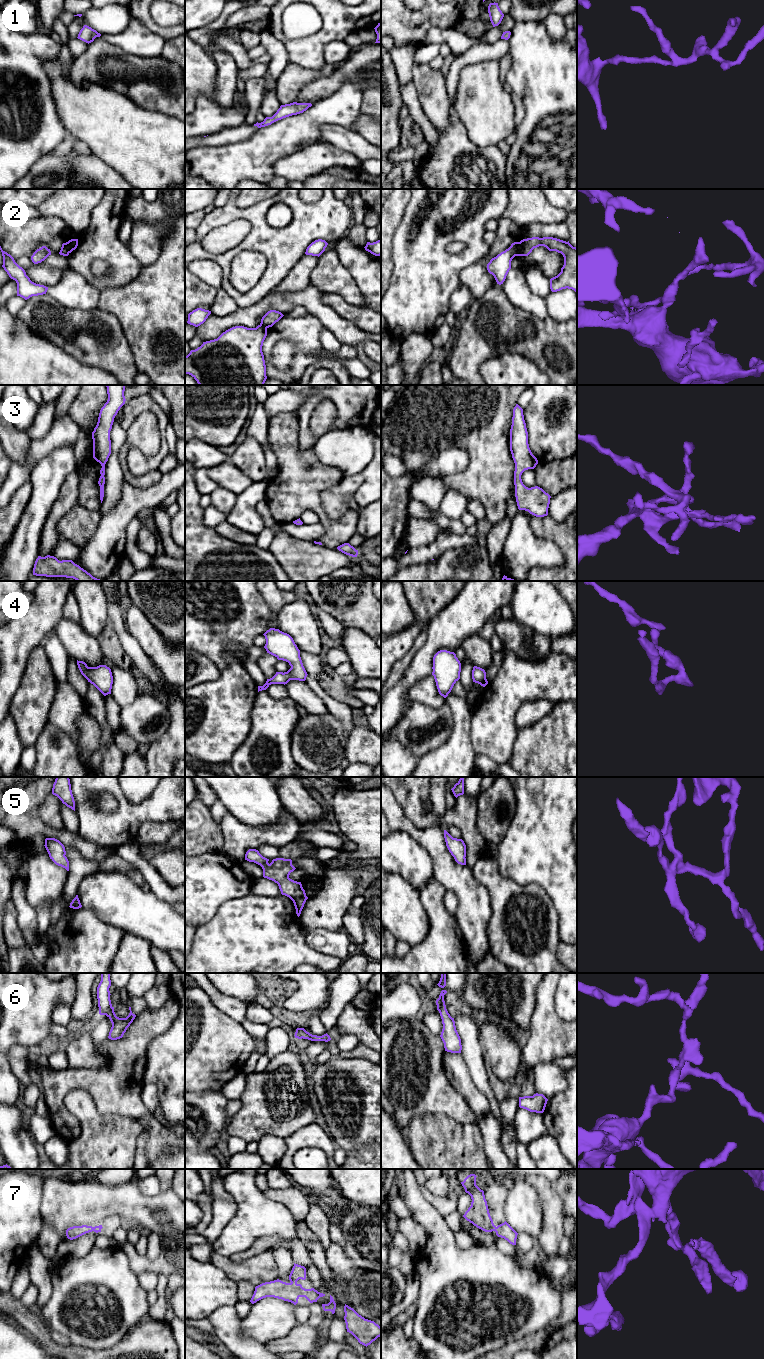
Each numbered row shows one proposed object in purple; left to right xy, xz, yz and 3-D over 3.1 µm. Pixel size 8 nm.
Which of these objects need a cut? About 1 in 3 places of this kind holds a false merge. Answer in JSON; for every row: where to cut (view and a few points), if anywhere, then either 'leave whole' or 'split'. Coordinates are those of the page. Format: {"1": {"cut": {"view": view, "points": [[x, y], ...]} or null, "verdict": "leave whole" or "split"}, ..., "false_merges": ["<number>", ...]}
{"1": {"cut": null, "verdict": "leave whole"}, "2": {"cut": {"view": "yz", "points": [[519, 242], [516, 255]]}, "verdict": "split"}, "3": {"cut": null, "verdict": "leave whole"}, "4": {"cut": null, "verdict": "leave whole"}, "5": {"cut": null, "verdict": "leave whole"}, "6": {"cut": null, "verdict": "leave whole"}, "7": {"cut": null, "verdict": "leave whole"}, "false_merges": ["2"]}

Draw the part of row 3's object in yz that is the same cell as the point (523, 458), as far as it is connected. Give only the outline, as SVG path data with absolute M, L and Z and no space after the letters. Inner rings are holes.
M518 404L513 409L510 451L515 463L514 485L518 509L528 511L536 517L547 516L551 496L538 486L526 487L521 479L522 473L534 469L538 460L529 448L523 409Z

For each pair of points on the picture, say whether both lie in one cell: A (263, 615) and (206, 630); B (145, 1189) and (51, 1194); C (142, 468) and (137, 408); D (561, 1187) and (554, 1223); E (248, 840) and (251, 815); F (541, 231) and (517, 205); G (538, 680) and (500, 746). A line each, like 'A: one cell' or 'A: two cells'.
A: one cell
B: two cells
C: one cell
D: two cells
E: two cells
F: two cells
G: one cell

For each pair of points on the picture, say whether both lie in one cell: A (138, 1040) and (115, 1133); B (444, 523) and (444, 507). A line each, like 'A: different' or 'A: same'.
A: different
B: different

